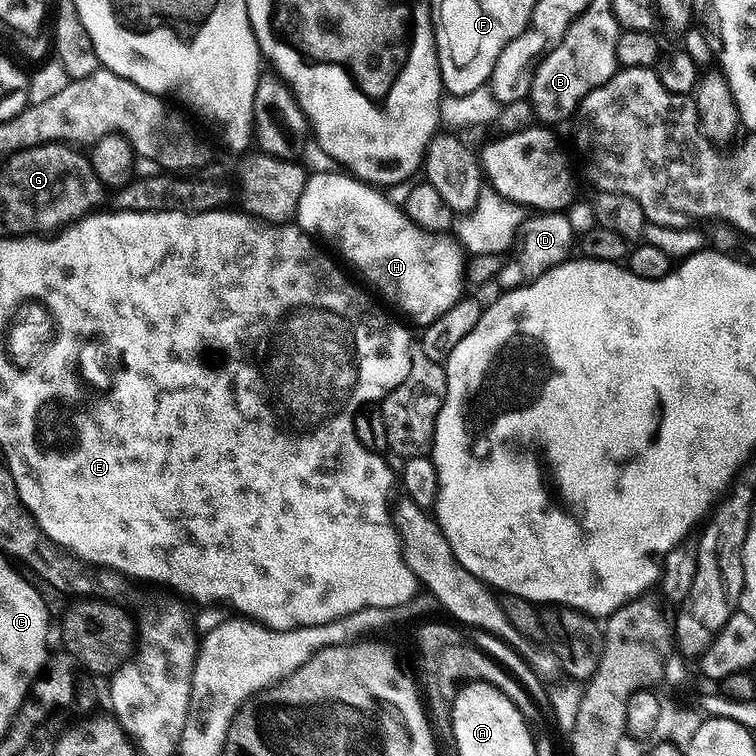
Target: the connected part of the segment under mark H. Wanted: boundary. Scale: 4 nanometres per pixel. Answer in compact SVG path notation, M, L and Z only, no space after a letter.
M313 171L309 175L302 198L298 198L294 217L296 227L313 238L319 238L325 245L333 244L389 300L389 305L397 304L414 323L426 326L442 318L442 314L446 314L446 310L465 295L466 256L461 245L451 235L420 228L409 219L399 203L391 204L380 193L383 191L379 187L340 172Z

